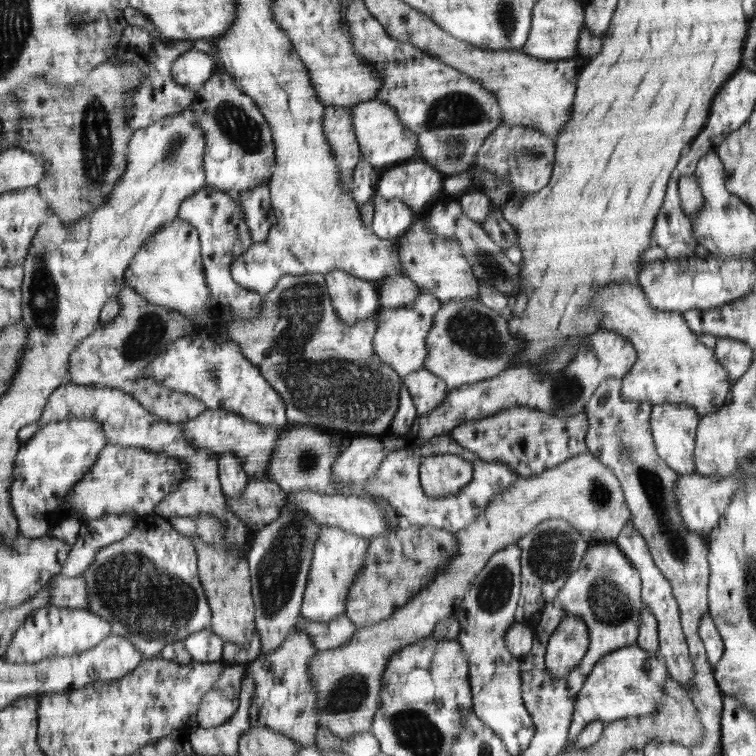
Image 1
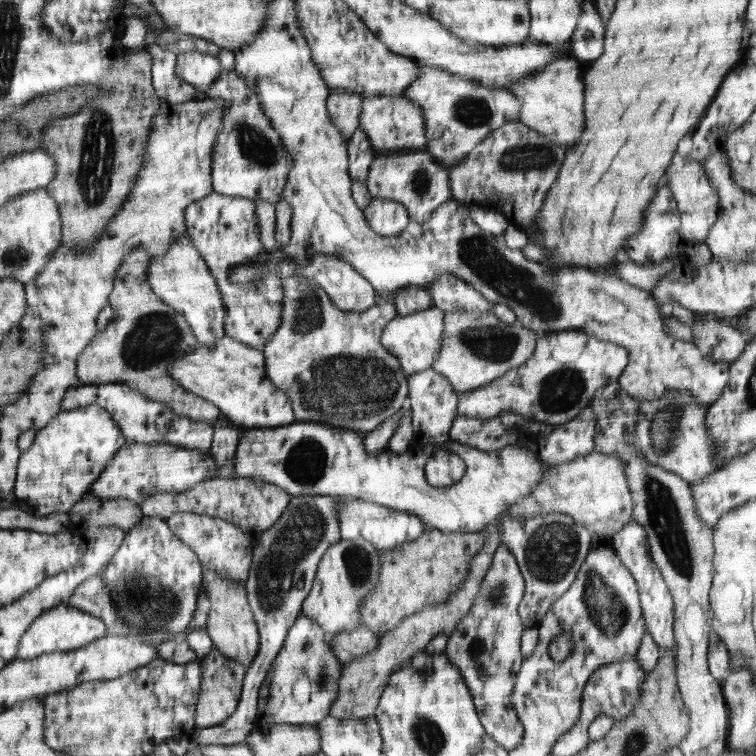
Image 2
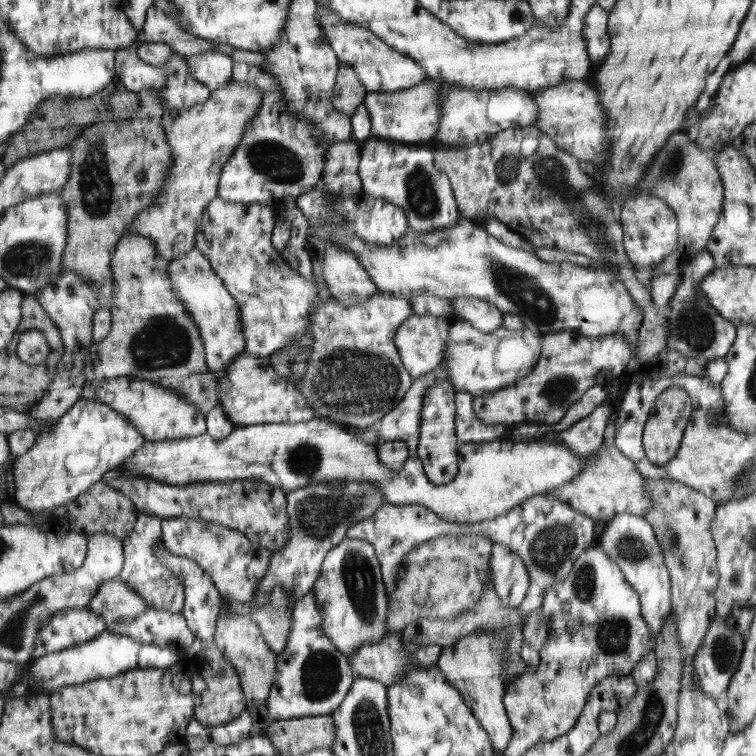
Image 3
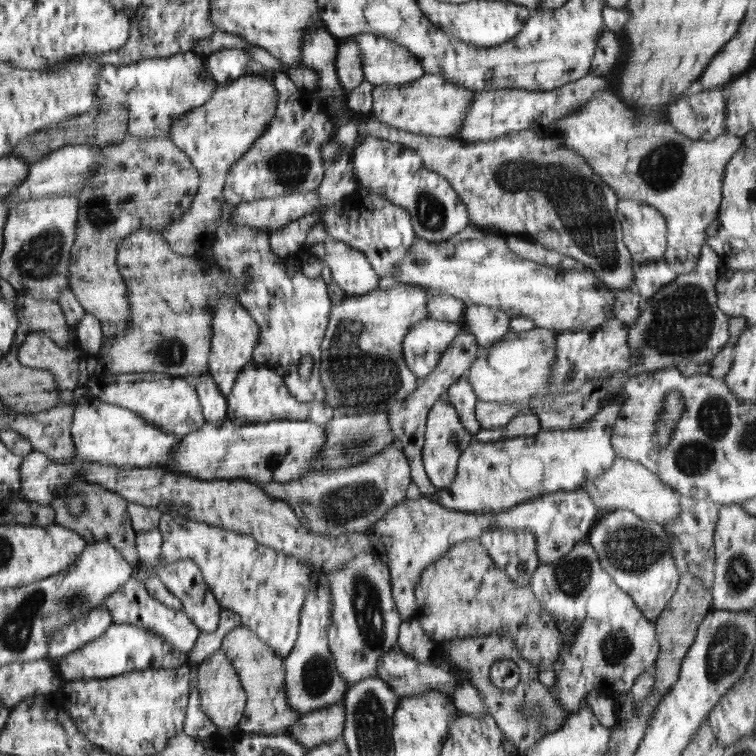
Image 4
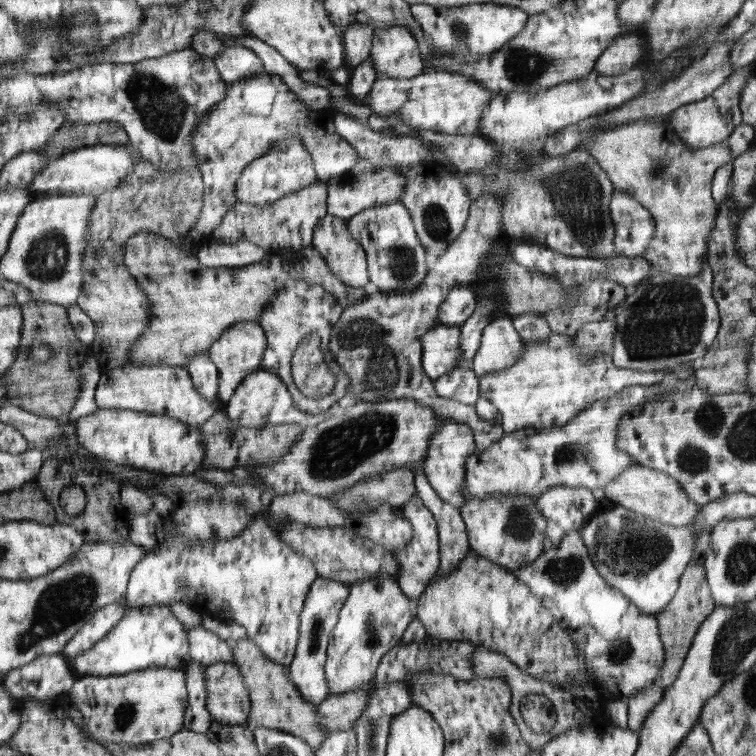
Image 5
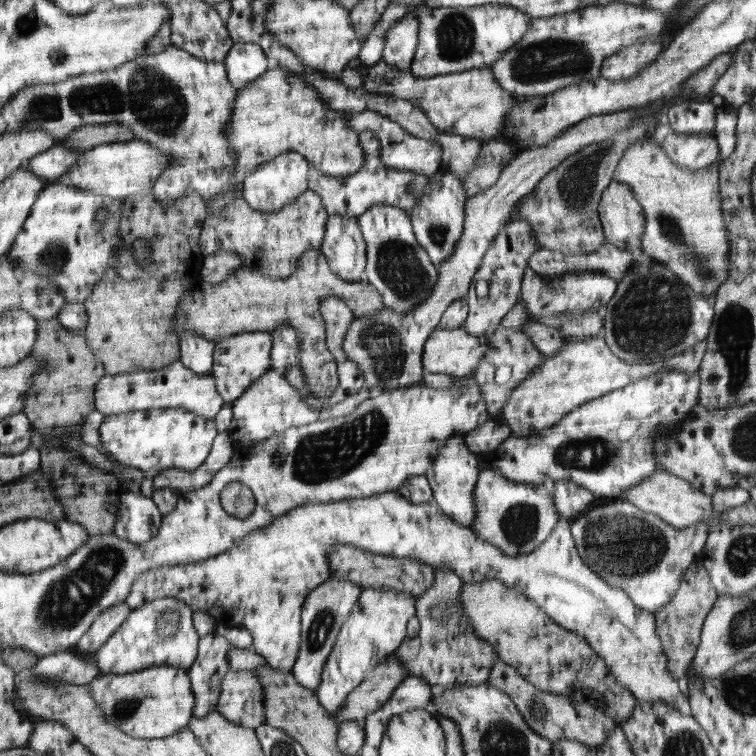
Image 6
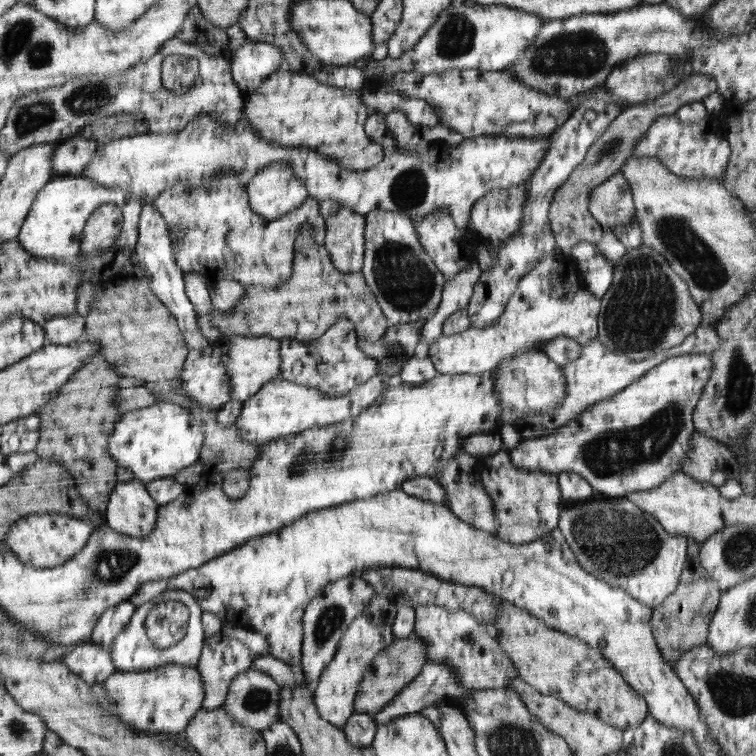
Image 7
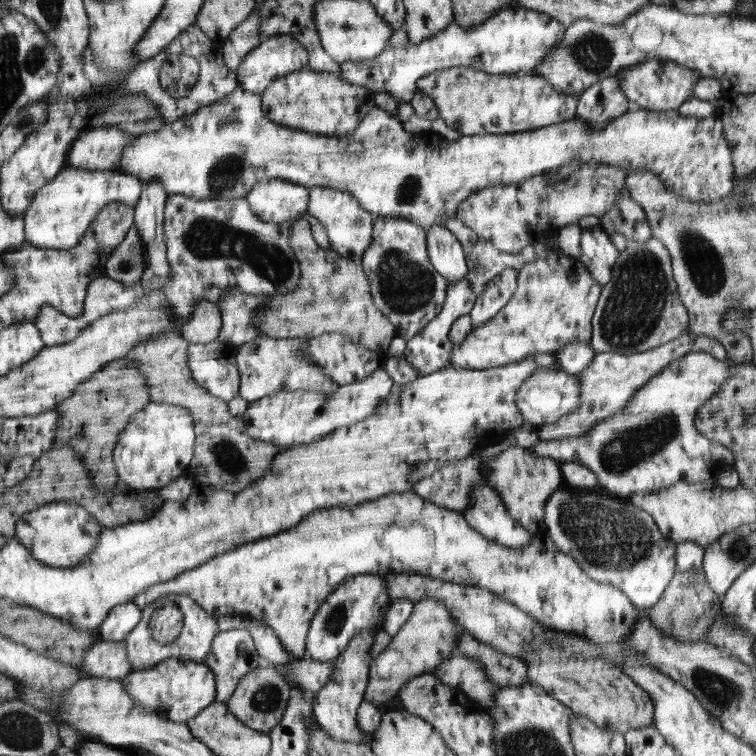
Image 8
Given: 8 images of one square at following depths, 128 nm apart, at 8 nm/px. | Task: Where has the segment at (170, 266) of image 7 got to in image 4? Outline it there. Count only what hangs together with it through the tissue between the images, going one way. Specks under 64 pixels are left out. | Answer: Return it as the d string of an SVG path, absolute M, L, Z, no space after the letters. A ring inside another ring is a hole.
M211 373L200 375L195 380L194 387L198 391L203 413L206 415L206 423L218 426L227 418L227 398L219 391Z

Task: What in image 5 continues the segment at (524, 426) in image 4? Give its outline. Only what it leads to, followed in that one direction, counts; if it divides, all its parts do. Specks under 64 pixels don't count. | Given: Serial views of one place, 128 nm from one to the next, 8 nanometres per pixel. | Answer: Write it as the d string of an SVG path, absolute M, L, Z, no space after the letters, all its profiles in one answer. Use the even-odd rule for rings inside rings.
M480 196L478 202L470 208L471 216L467 222L466 229L452 245L448 246L447 253L435 259L429 266L427 278L424 279L418 289L412 293L384 292L372 289L364 301L351 303L343 309L343 314L332 330L329 353L334 358L333 367L337 370L340 382L348 377L351 380L349 394L356 396L358 401L371 403L391 401L399 398L417 400L424 406L432 407L436 413L444 418L454 420L456 423L466 423L471 426L474 437L475 448L486 450L492 444L498 442L505 431L501 424L490 424L484 422L475 411L473 405L465 405L454 399L444 398L435 389L434 380L431 379L423 369L423 335L439 324L439 308L447 301L448 294L456 287L469 287L470 283L479 275L482 262L492 251L496 242L504 237L503 232L503 210L504 205L494 196Z

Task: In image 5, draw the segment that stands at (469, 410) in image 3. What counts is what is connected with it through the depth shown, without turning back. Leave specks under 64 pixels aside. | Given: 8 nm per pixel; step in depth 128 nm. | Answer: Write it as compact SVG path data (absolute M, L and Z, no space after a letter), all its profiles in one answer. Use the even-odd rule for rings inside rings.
M454 369L434 380L435 389L444 398L454 399L465 405L475 405L481 396L479 378L471 369Z

